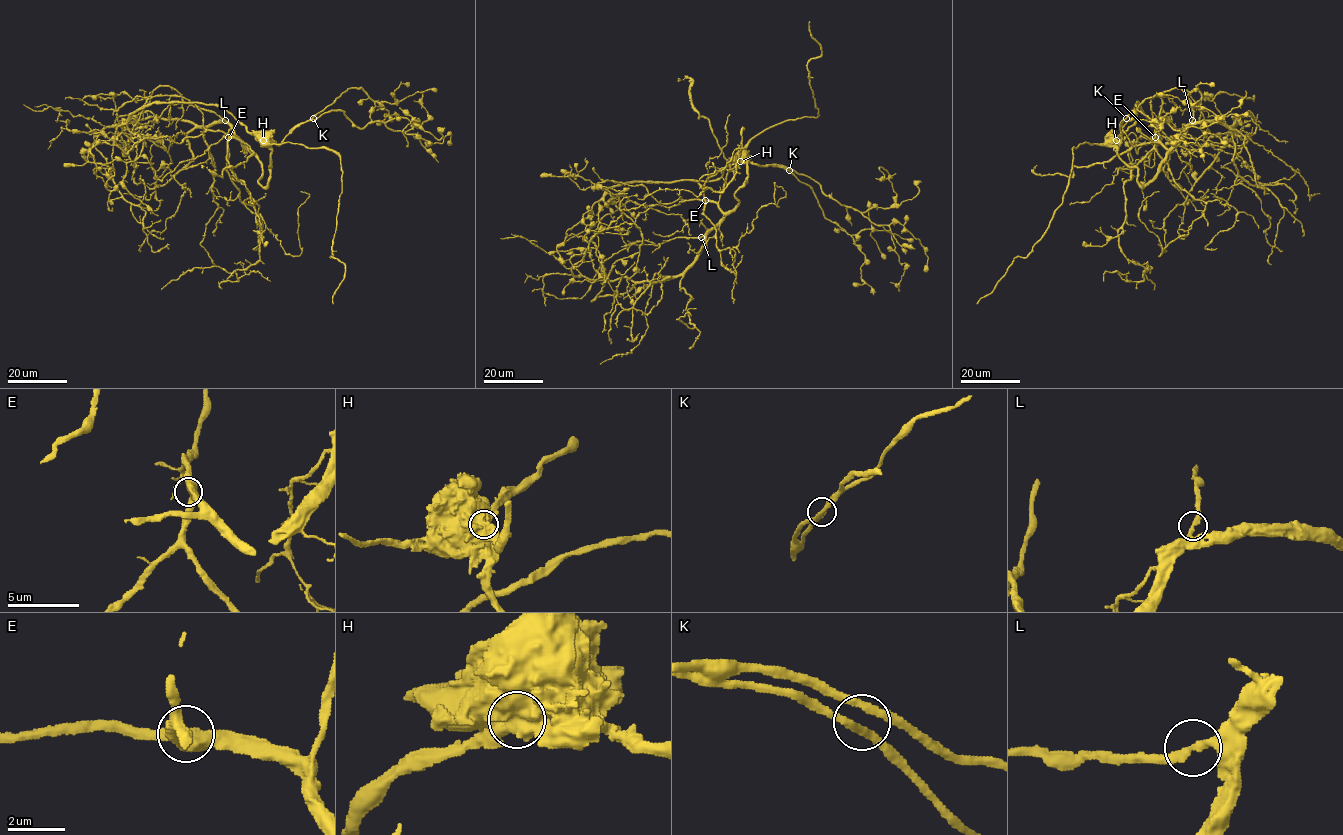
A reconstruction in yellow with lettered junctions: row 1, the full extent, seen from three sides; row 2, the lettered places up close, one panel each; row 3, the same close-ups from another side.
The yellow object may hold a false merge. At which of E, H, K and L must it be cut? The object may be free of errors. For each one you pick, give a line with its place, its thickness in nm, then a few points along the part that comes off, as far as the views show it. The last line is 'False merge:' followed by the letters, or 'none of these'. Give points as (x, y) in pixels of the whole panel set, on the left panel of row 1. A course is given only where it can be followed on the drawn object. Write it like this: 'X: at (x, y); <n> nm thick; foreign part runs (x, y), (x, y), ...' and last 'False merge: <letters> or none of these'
H: at (263, 140); 1150 nm thick; foreign part runs (263, 140), (332, 149), (340, 157), (342, 191), (331, 257), (345, 267), (345, 278), (333, 304)
False merge: H

